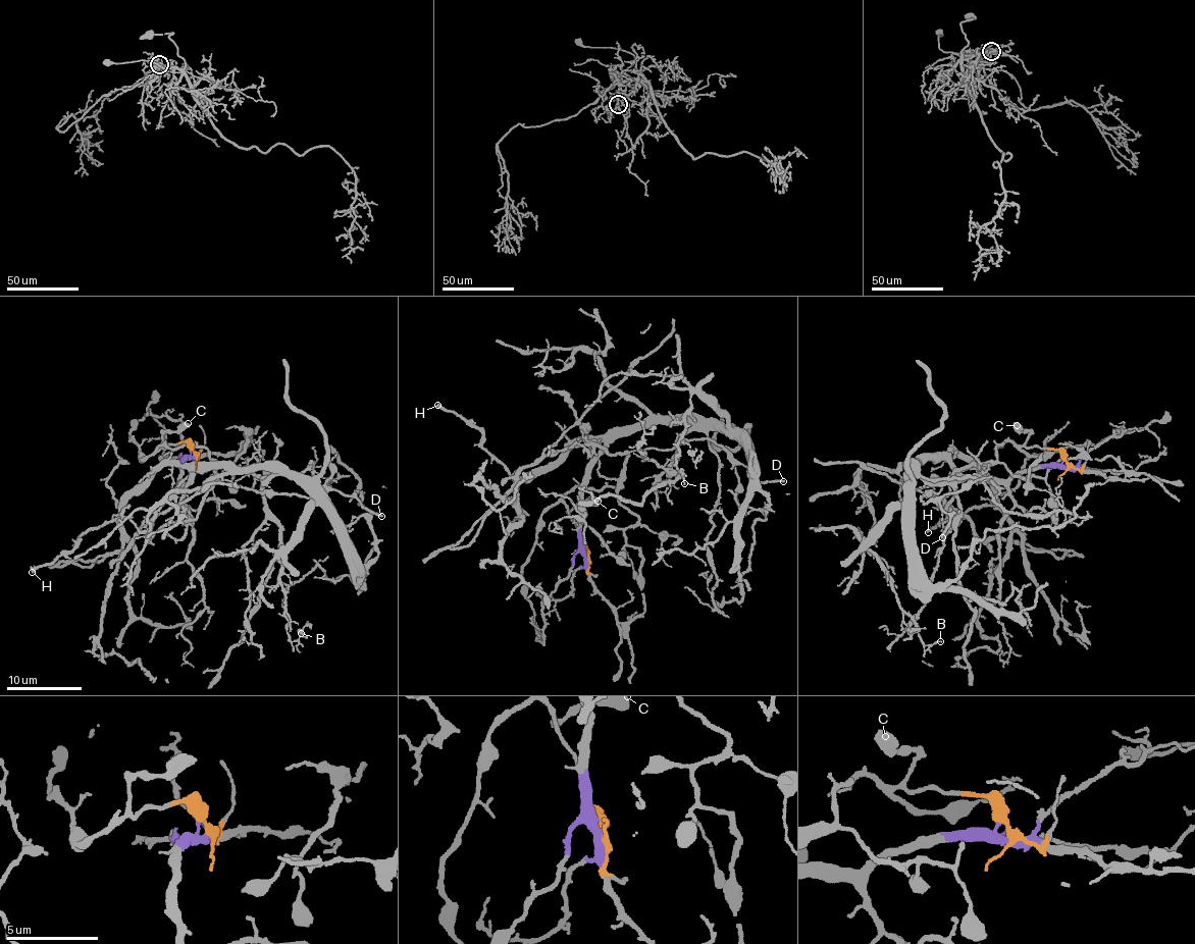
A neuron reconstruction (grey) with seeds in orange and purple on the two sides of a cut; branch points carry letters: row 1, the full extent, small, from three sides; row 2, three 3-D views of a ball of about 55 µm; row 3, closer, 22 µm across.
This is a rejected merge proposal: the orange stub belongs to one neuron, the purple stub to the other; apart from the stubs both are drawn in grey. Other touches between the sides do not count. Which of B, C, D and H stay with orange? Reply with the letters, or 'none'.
C, D

